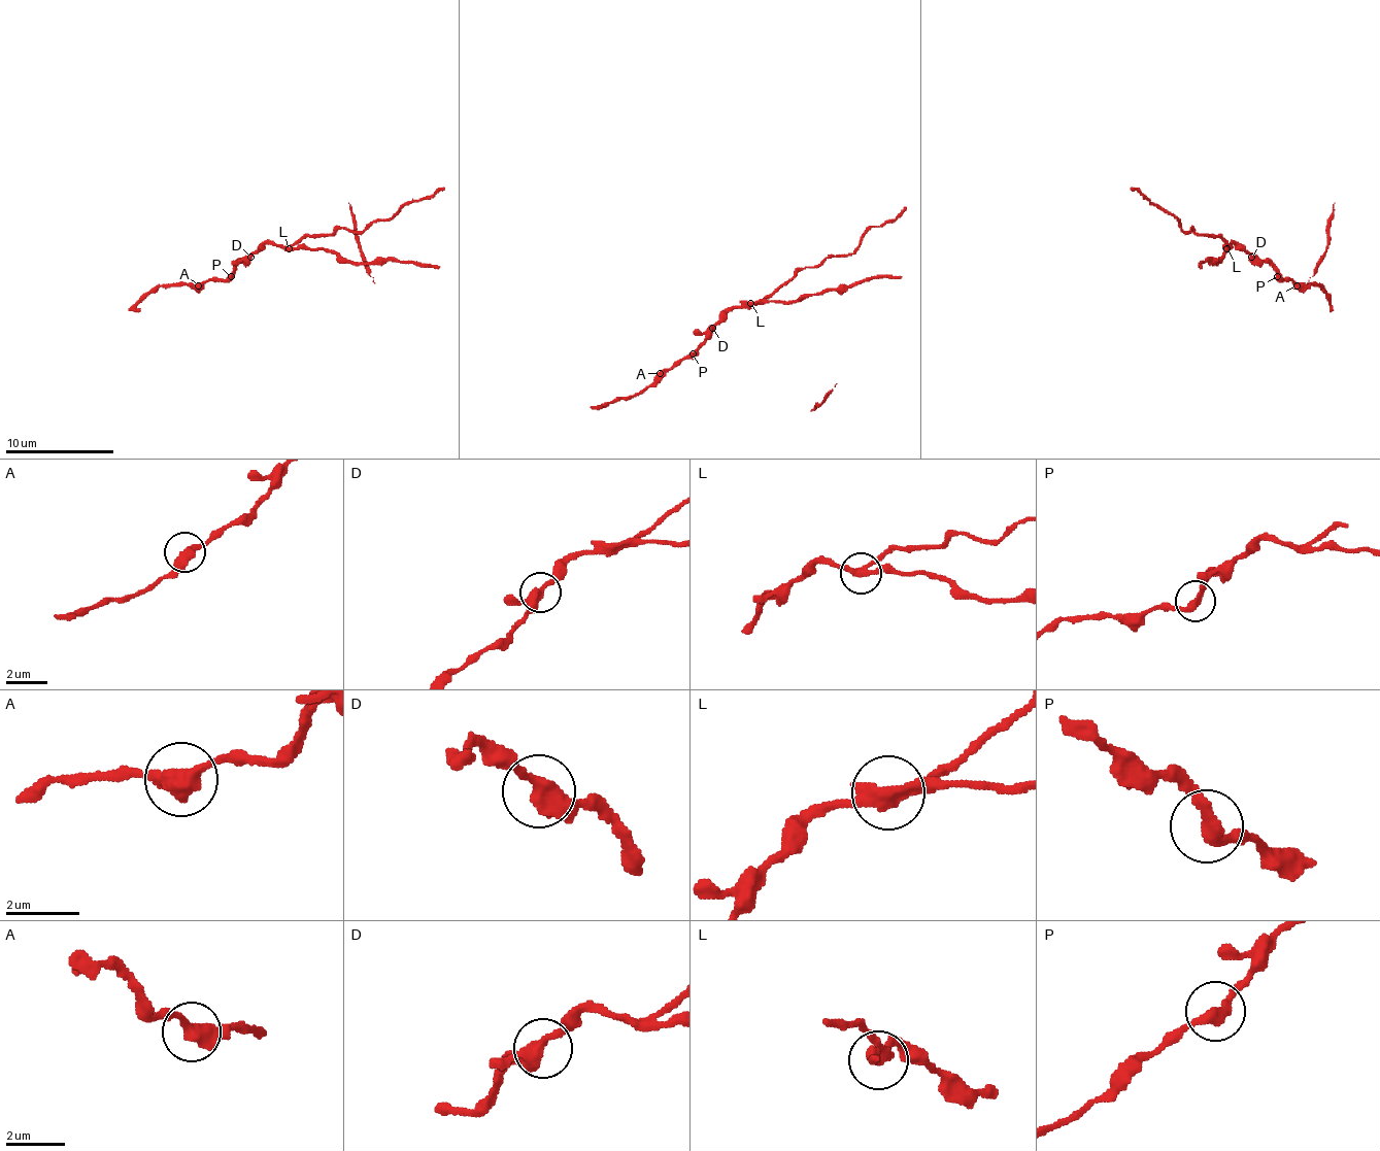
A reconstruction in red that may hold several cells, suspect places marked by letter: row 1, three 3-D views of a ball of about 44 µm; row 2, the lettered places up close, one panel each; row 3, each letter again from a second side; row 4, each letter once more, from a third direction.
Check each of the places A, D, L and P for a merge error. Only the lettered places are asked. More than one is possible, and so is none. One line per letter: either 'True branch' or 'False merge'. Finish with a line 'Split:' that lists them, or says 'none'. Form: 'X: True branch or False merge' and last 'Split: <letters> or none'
A: True branch
D: True branch
L: False merge
P: True branch
Split: L

